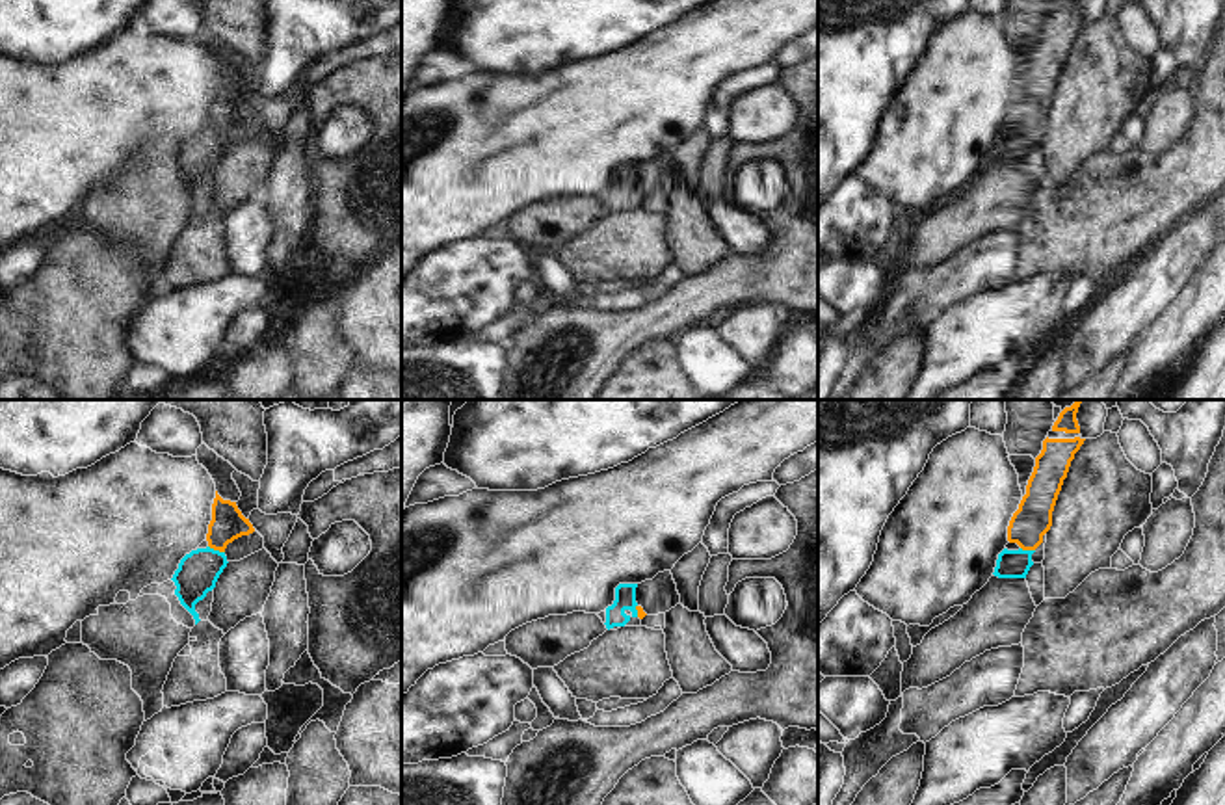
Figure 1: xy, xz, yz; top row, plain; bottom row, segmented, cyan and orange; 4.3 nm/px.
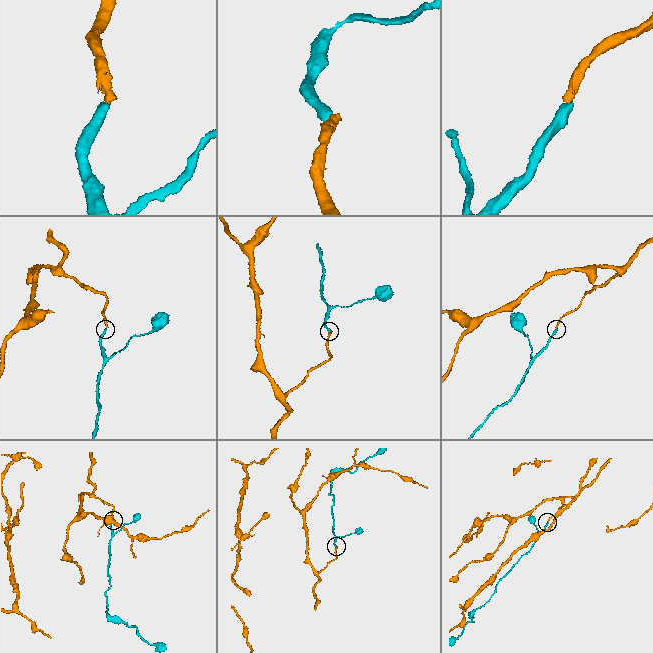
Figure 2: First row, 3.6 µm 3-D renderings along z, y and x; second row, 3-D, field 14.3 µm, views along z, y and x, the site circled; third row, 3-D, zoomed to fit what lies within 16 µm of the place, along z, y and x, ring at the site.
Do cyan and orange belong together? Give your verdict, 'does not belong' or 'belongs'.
belongs

